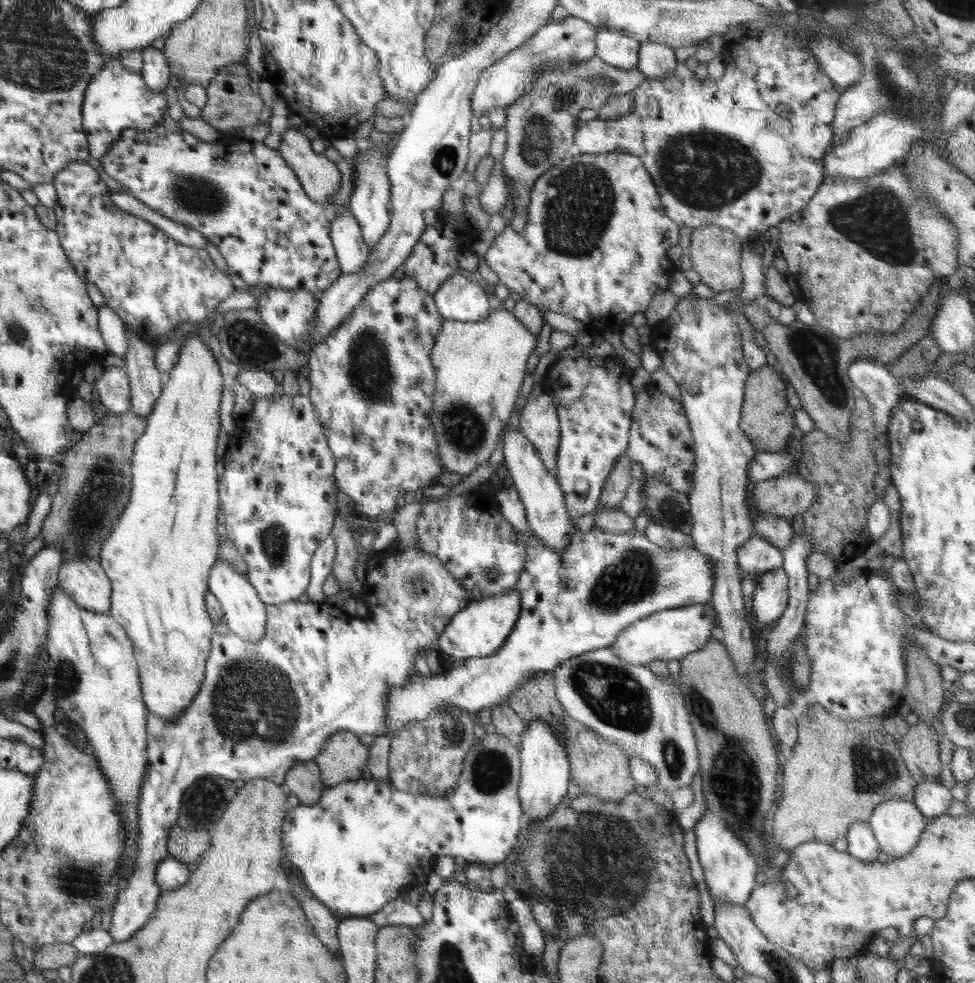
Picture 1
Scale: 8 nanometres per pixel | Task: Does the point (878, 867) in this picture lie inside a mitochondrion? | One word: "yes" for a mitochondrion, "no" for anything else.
no

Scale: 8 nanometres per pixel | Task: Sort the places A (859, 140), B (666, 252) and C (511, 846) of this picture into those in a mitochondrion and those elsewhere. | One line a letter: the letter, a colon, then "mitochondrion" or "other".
A: other
B: other
C: other

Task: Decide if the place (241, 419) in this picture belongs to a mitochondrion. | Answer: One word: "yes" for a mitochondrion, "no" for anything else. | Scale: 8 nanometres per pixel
no

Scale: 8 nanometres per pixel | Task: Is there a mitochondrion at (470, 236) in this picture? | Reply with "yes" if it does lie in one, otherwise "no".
no

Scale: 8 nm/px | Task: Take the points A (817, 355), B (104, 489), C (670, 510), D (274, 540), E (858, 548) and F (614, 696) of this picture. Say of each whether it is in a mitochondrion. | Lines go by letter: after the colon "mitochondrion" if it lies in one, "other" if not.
A: mitochondrion
B: mitochondrion
C: mitochondrion
D: mitochondrion
E: other
F: mitochondrion

